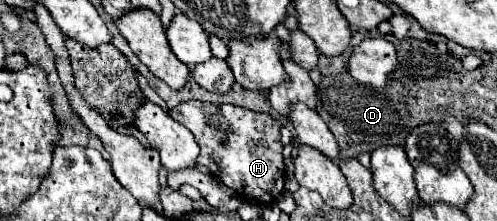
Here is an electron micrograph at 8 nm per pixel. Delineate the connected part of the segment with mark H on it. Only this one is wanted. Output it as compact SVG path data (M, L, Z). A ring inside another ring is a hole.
M187 101L177 105L171 111L171 117L187 129L191 129L191 133L195 135L201 147L199 165L209 167L211 173L223 185L237 191L241 199L267 205L273 203L283 191L285 165L281 155L283 145L279 141L279 121L271 119L265 113L255 113L237 105L211 105L201 101ZM223 139L227 141L221 143Z

